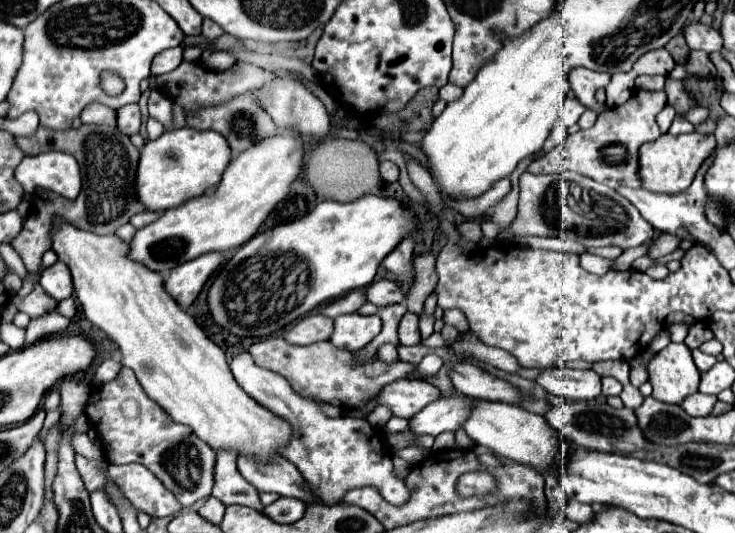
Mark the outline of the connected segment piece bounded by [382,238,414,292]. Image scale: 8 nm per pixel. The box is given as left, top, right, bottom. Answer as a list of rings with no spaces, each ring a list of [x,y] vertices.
[[[404,238],[404,240],[400,242],[400,246],[382,260],[382,264],[384,264],[392,274],[398,276],[400,286],[402,286],[404,292],[406,292],[406,290],[410,288],[410,284],[412,284],[412,250],[414,250],[414,240],[412,240],[412,238]]]

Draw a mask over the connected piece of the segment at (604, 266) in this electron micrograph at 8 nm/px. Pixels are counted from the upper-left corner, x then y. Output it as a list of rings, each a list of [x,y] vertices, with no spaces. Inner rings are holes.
[[[582,254],[580,256],[580,266],[592,274],[604,276],[614,268],[614,260],[610,258],[602,258],[602,256],[594,256],[594,254]]]

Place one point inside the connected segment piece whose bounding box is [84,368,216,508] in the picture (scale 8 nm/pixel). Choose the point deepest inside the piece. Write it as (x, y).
(133, 428)

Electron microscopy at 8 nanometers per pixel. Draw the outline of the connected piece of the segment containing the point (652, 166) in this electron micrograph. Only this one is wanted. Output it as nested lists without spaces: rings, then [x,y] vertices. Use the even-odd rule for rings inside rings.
[[[662,134],[658,140],[648,142],[640,148],[640,178],[642,178],[642,188],[648,188],[652,192],[664,192],[664,194],[676,194],[684,192],[698,168],[714,154],[716,150],[716,136],[714,134]]]

